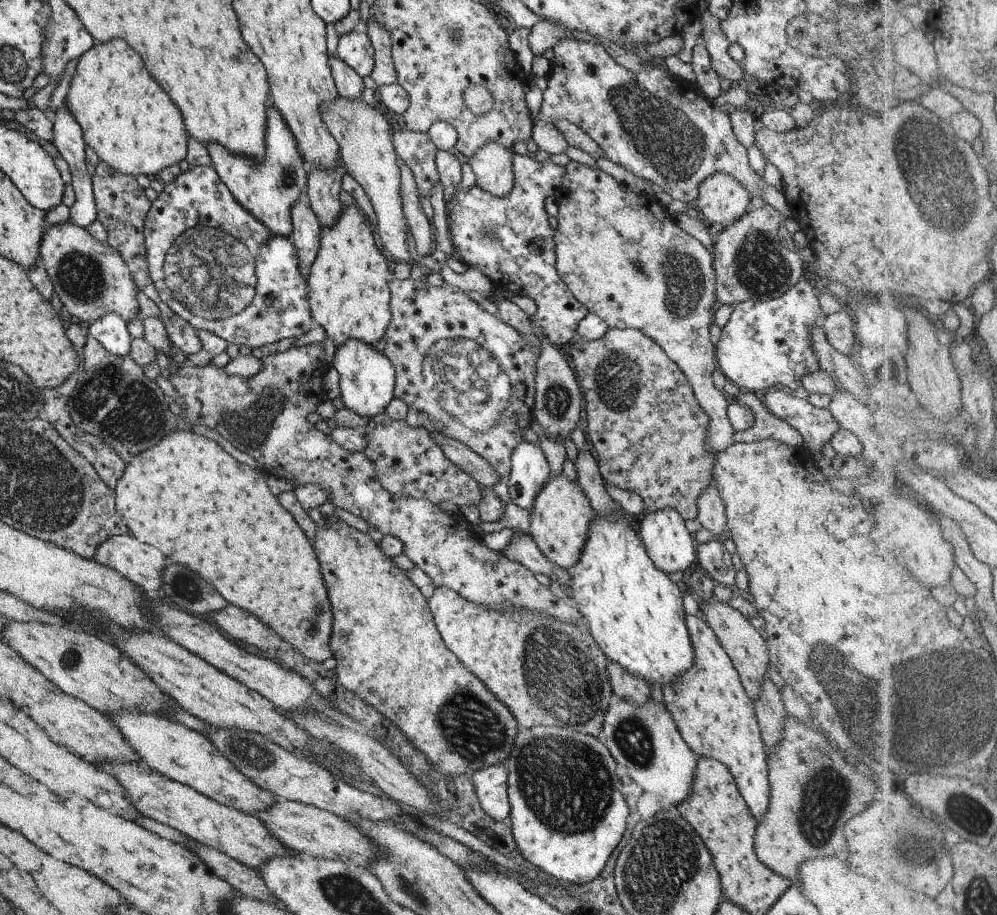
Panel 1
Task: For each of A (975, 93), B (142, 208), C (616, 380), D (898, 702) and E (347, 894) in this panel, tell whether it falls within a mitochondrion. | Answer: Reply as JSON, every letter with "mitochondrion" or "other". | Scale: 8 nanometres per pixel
{"A":"other","B":"other","C":"mitochondrion","D":"mitochondrion","E":"mitochondrion"}

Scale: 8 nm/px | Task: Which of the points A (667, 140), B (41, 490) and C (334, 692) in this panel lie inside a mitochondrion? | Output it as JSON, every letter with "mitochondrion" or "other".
{"A":"mitochondrion","B":"mitochondrion","C":"other"}

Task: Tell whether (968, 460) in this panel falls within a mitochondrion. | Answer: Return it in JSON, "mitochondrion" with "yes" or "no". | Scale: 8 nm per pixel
{"mitochondrion":"no"}

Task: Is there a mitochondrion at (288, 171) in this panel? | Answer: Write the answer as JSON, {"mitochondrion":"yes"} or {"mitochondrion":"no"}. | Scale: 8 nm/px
{"mitochondrion":"yes"}

